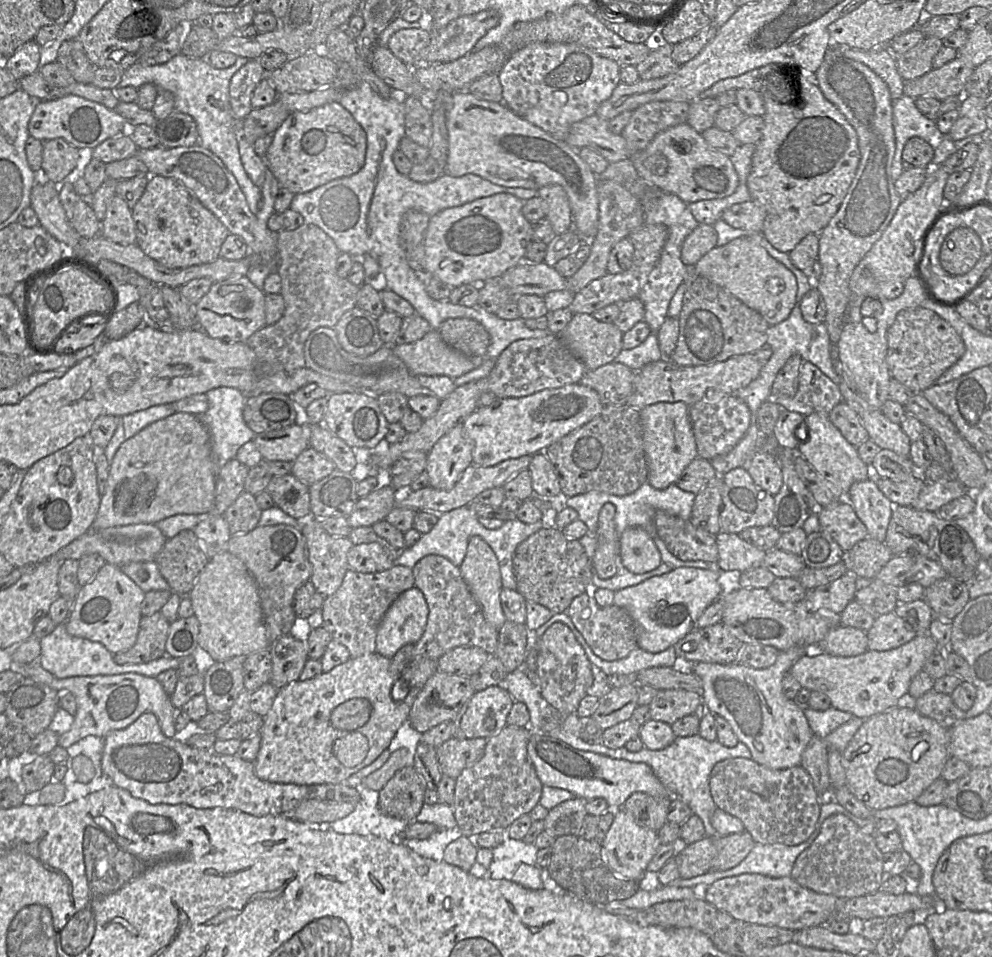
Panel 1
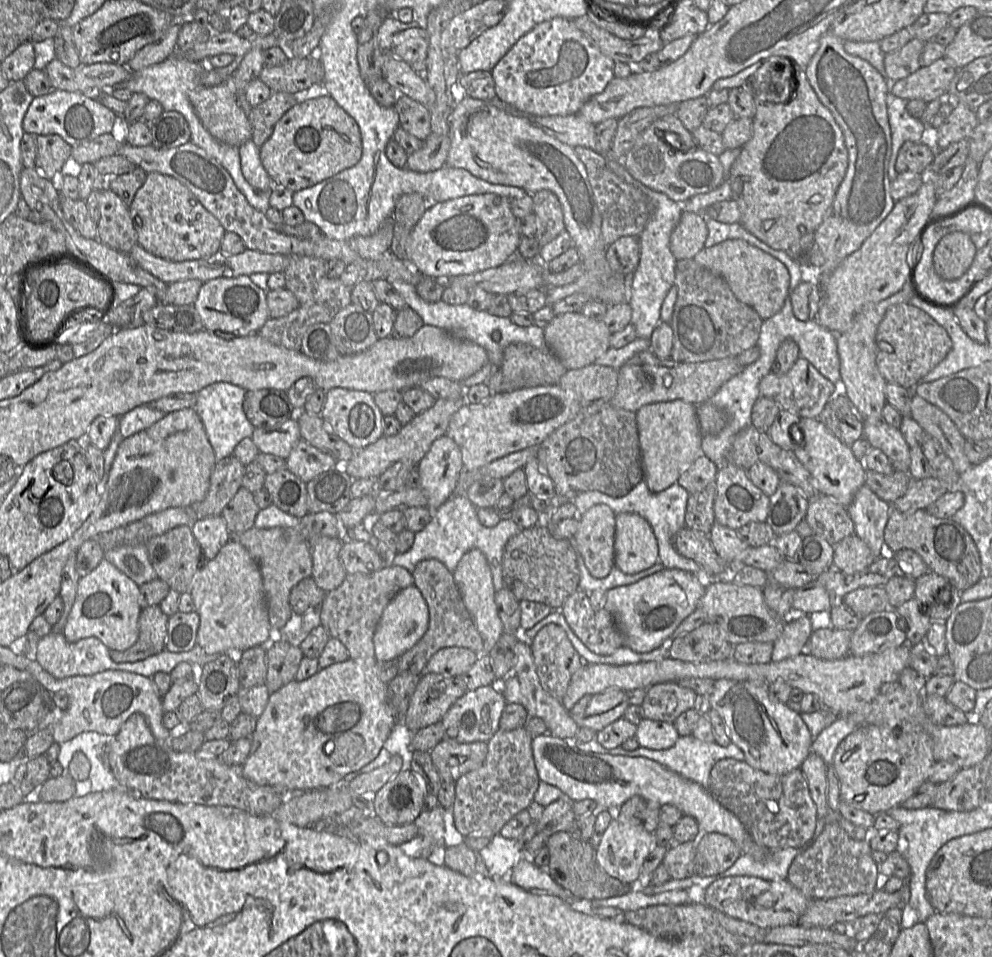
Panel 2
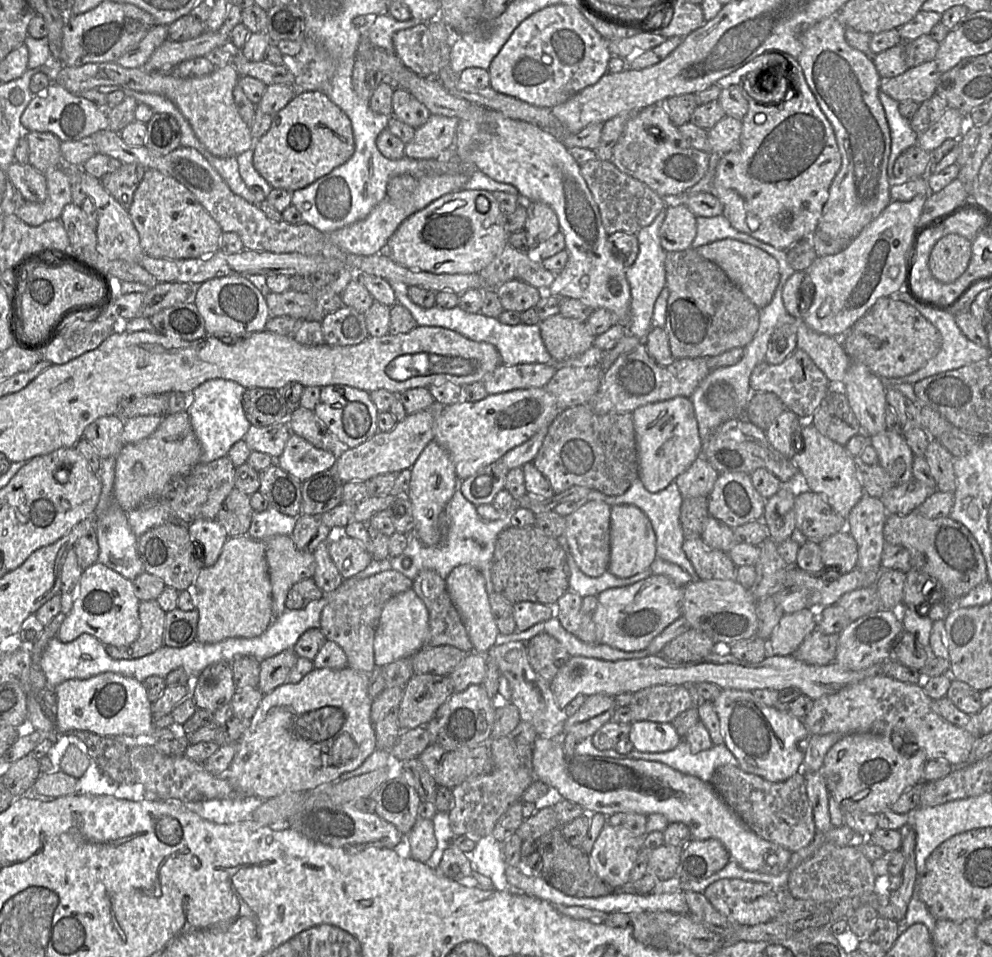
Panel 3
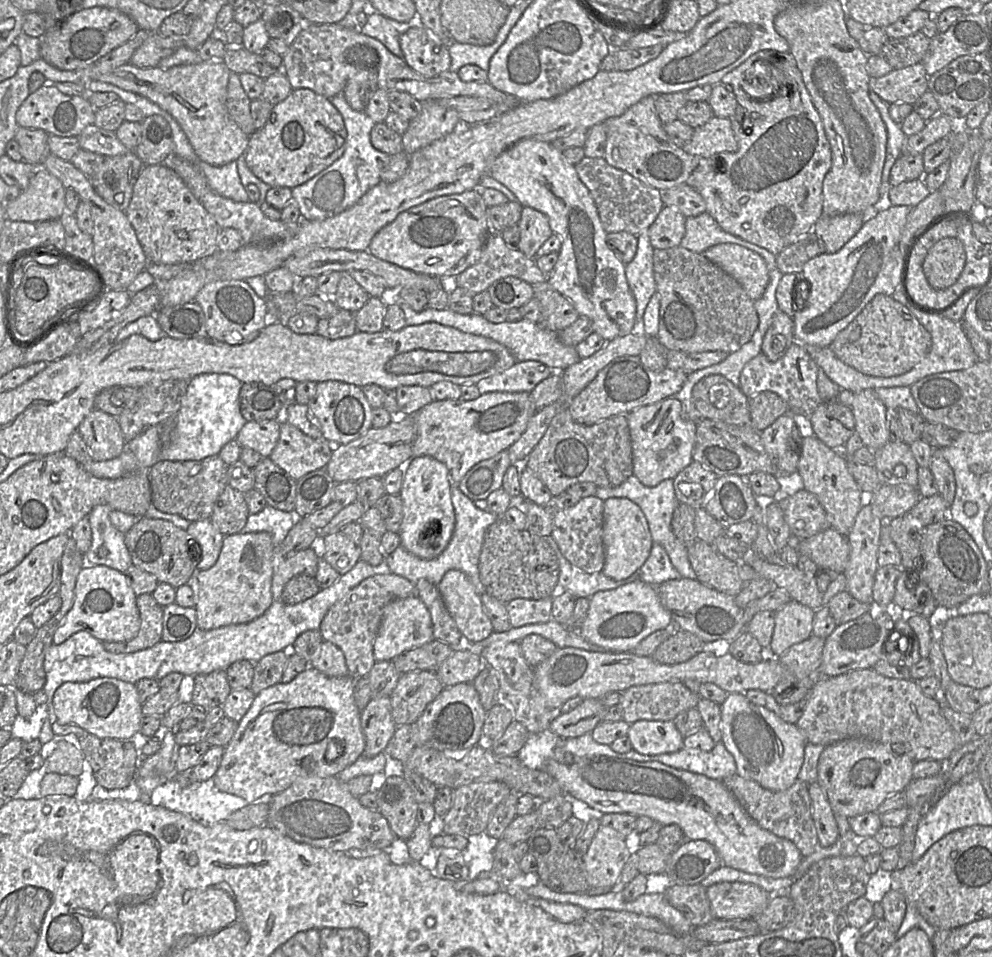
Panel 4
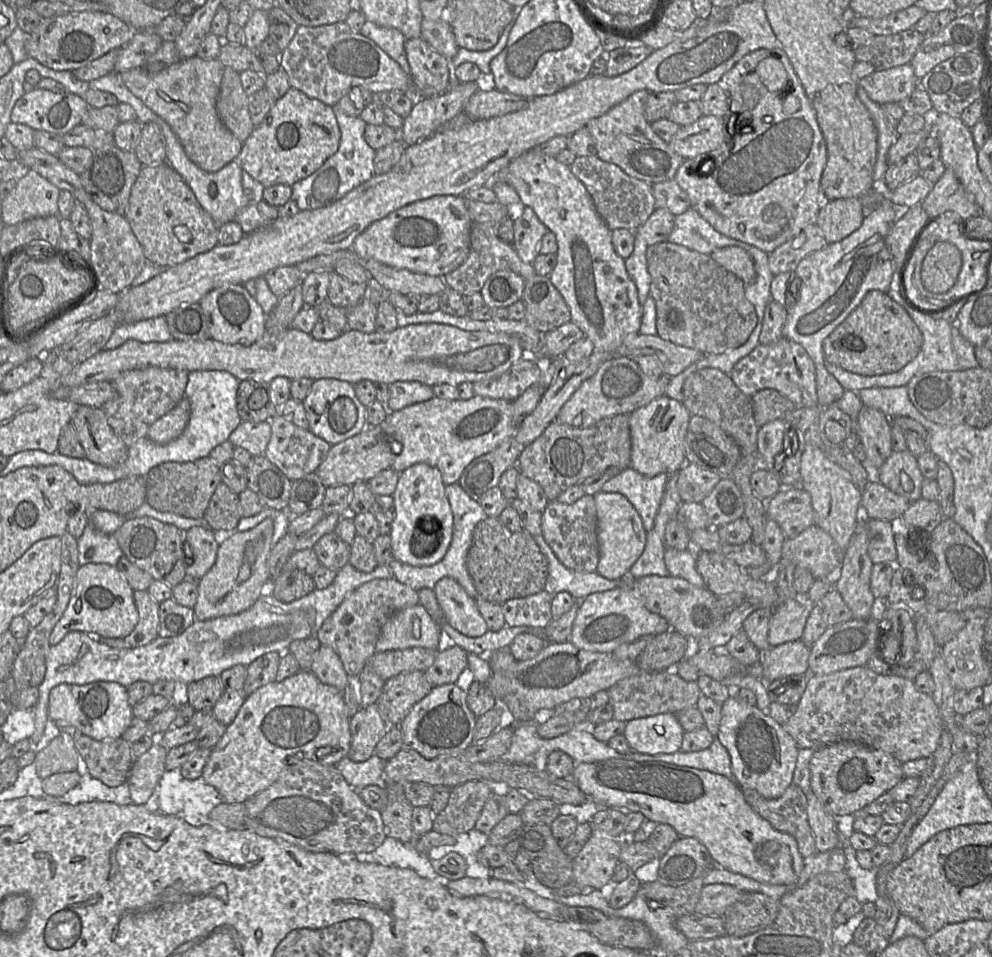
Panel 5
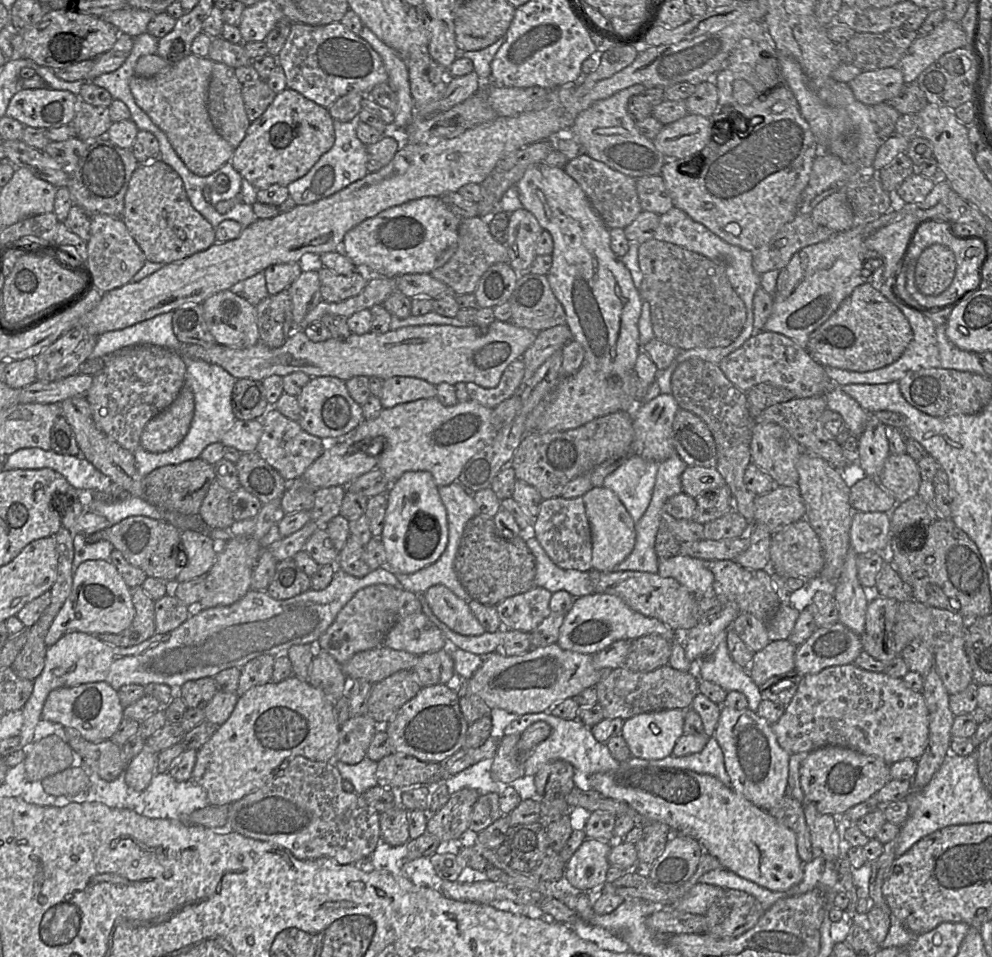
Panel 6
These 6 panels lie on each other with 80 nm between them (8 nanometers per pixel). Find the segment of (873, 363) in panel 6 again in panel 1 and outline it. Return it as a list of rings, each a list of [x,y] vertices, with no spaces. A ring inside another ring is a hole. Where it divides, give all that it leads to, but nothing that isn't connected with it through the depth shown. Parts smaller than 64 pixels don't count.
[[[921,306],[898,313],[887,331],[887,343],[886,361],[891,377],[914,393],[922,393],[934,385],[966,351],[963,339],[947,321],[934,311]]]

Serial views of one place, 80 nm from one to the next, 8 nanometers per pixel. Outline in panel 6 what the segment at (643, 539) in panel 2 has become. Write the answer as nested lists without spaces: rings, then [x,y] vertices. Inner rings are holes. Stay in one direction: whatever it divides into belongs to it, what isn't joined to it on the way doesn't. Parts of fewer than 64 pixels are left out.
[[[604,486],[593,487],[583,496],[592,534],[592,568],[610,572],[633,551],[636,541],[635,521],[618,496]]]

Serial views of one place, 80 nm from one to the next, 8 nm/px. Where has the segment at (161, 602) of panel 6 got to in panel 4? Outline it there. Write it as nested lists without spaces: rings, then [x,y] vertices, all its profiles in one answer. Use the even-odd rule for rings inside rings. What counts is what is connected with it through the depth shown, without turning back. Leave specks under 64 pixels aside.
[[[172,603],[163,607],[162,640],[178,642],[187,639],[197,628],[197,612],[193,607]]]

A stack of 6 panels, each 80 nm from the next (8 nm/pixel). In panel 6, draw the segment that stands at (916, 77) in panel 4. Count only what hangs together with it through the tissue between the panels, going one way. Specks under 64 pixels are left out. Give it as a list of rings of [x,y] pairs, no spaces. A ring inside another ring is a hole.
[[[898,67],[863,71],[848,83],[859,102],[873,106],[898,96],[906,83]]]

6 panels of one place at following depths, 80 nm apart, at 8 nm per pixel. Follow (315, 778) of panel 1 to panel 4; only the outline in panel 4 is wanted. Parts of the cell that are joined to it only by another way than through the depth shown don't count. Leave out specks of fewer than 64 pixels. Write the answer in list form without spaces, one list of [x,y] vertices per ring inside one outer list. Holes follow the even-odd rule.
[[[308,667],[289,683],[278,683],[264,689],[238,722],[237,730],[224,748],[220,766],[213,782],[226,792],[254,803],[264,795],[275,795],[286,790],[300,777],[321,778],[337,776],[363,755],[366,741],[361,727],[361,710],[354,697],[355,680],[351,676],[329,677],[319,670]],[[332,740],[342,744],[343,753],[336,759],[327,760],[327,747]]]

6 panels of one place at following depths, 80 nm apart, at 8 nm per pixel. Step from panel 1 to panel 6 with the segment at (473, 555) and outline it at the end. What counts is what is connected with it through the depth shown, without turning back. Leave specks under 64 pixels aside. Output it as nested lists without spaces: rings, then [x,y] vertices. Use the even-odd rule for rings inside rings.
[[[435,585],[423,594],[434,615],[454,632],[464,636],[480,636],[486,632],[466,601],[443,585]]]

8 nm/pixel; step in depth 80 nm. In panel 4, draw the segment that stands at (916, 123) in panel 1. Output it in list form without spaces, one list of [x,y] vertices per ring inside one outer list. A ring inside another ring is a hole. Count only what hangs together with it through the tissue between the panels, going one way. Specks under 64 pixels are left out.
[[[871,89],[869,97],[878,109],[887,130],[886,159],[882,171],[881,197],[883,201],[888,202],[888,193],[892,187],[890,184],[891,168],[895,161],[904,153],[907,136],[903,133],[901,124],[895,123],[889,114],[889,104],[891,103],[882,100]]]

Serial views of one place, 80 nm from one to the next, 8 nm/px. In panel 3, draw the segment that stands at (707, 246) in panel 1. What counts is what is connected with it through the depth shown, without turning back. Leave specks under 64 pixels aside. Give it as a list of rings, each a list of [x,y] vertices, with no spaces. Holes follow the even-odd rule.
[[[666,199],[666,216],[660,229],[660,243],[665,252],[678,252],[691,248],[697,233],[697,217],[682,203],[677,203],[678,199]]]

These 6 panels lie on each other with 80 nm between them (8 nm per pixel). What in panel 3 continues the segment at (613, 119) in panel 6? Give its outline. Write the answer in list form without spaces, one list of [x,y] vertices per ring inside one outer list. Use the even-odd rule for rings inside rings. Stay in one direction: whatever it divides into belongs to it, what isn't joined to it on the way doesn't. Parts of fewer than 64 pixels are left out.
[[[663,104],[643,108],[628,120],[610,161],[619,171],[646,184],[661,197],[682,201],[708,174],[710,154],[689,148],[676,132],[678,127],[671,122]]]

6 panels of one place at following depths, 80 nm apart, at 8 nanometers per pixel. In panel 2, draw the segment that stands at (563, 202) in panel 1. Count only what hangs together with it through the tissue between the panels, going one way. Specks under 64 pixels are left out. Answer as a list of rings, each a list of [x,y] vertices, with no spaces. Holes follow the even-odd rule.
[[[548,190],[536,192],[532,199],[537,223],[535,239],[544,246],[565,230],[562,207],[556,195]]]

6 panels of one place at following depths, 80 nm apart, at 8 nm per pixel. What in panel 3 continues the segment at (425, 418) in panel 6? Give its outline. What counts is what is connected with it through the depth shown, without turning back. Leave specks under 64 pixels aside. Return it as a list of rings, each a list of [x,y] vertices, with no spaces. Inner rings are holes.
[[[543,388],[490,394],[477,402],[461,400],[440,410],[434,424],[434,441],[451,456],[460,484],[481,468],[500,460],[543,427],[550,426],[560,412],[555,397]]]

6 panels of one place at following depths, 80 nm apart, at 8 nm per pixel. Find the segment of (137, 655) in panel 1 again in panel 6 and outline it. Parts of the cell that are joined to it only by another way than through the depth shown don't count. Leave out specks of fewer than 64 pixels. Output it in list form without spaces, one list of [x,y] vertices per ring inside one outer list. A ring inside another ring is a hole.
[[[142,587],[131,588],[131,598],[135,607],[135,617],[131,625],[118,634],[97,634],[103,642],[118,647],[138,645],[156,633],[155,600]]]

